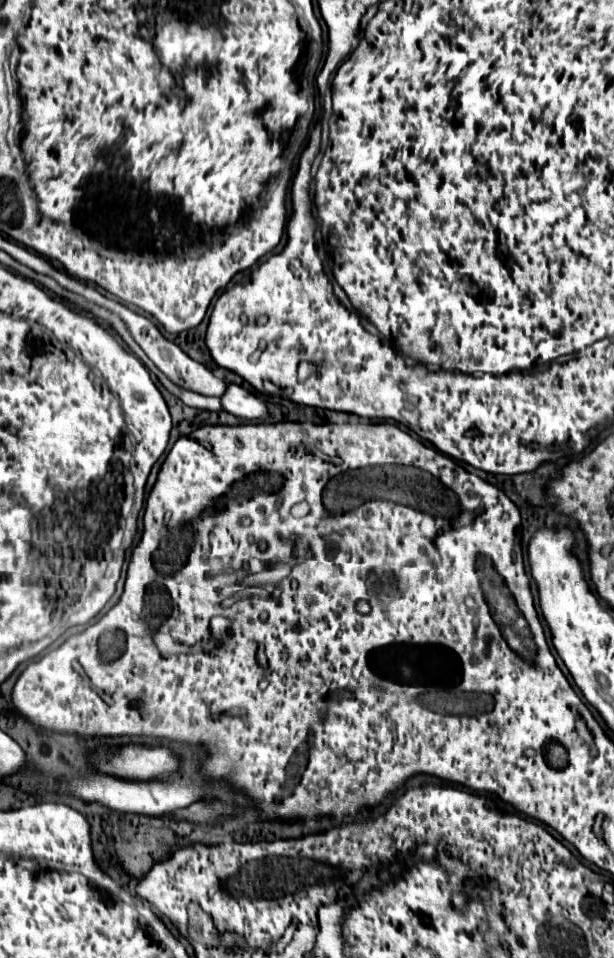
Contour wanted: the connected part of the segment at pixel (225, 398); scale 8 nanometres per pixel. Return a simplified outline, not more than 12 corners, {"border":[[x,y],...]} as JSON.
{"border":[[237,384],[221,396],[225,412],[255,420],[267,416],[263,400]]}

